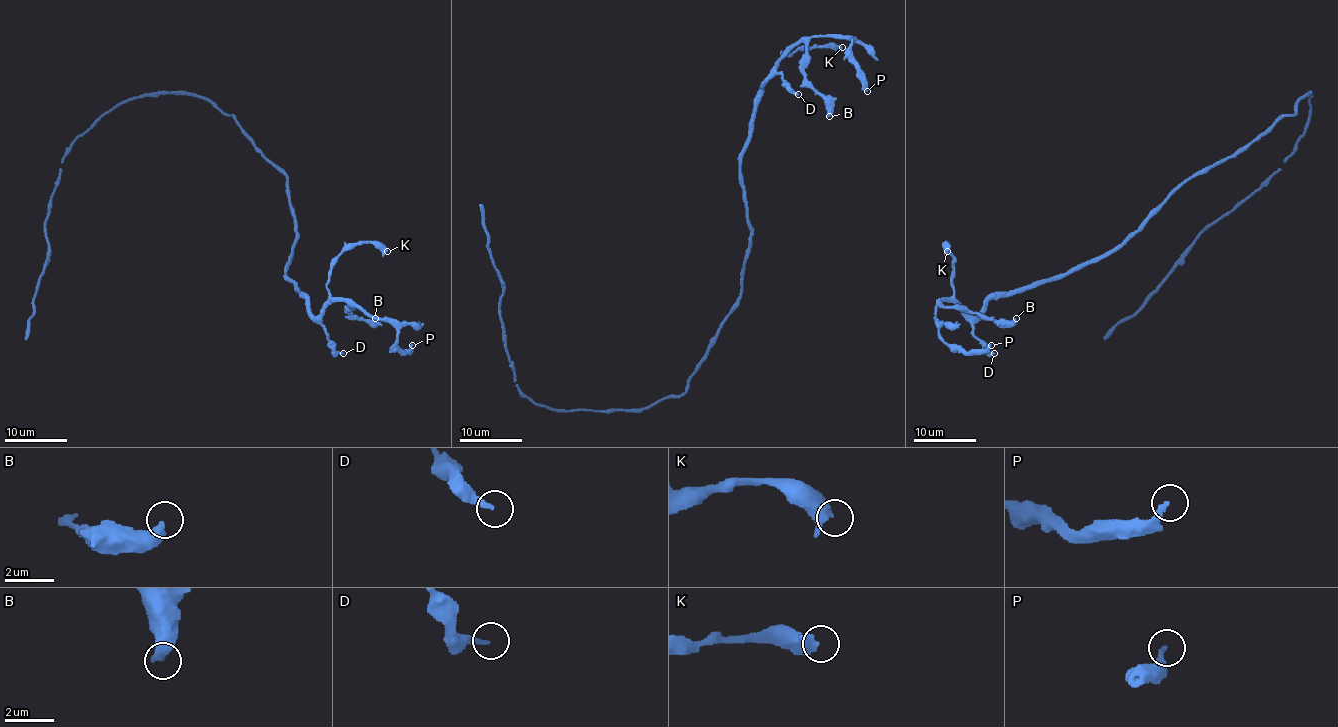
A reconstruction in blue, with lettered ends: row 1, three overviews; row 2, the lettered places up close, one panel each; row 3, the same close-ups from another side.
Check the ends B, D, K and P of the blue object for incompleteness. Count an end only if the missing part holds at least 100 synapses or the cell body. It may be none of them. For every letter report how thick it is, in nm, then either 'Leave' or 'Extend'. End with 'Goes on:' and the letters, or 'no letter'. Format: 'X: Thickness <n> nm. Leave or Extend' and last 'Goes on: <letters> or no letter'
B: Thickness 440 nm. Leave
D: Thickness 200 nm. Leave
K: Thickness 550 nm. Leave
P: Thickness 240 nm. Leave
Goes on: no letter

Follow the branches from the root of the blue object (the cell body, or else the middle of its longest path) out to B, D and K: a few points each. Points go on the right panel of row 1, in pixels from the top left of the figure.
B: (1248, 144), (1188, 177), (1110, 251), (995, 293), (975, 317), (952, 301), (941, 303), (997, 321), (1016, 318)
D: (1248, 144), (1188, 177), (1136, 231), (1110, 251), (1066, 273), (995, 293), (973, 323), (973, 335), (994, 353)
K: (1248, 144), (1188, 177), (1110, 251), (995, 293), (975, 317), (955, 298), (953, 256), (945, 243), (947, 251)

